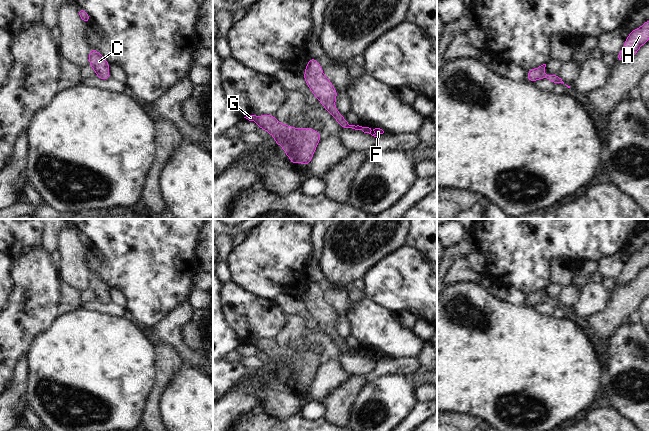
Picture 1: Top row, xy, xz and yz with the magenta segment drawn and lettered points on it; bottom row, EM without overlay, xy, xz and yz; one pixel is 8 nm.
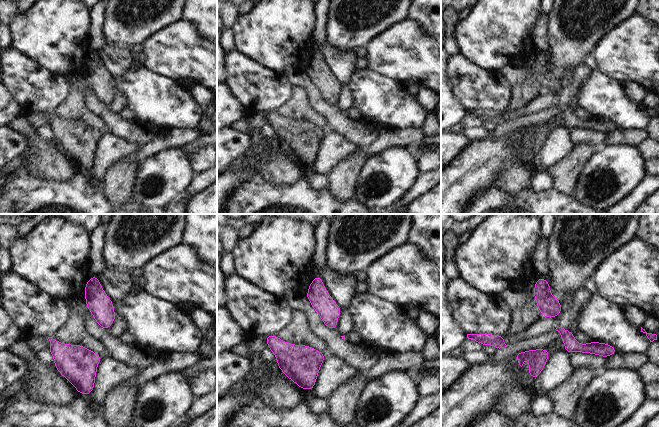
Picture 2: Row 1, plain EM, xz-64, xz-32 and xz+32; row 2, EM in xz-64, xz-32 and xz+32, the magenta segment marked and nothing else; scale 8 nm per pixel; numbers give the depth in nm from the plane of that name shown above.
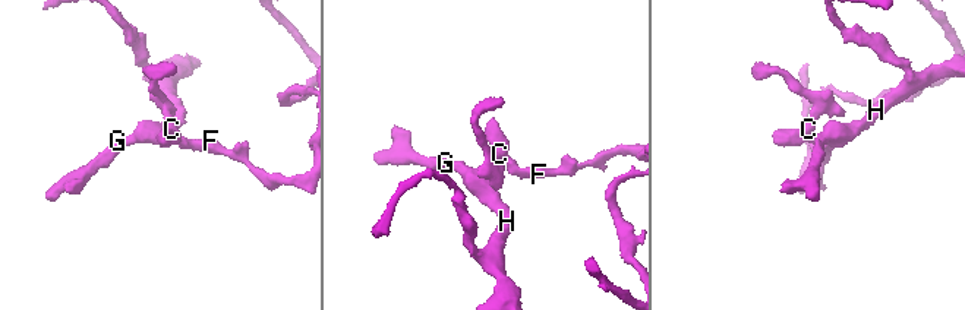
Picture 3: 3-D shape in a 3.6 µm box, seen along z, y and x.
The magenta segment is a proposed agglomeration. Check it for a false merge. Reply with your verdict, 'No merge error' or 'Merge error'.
No merge error.

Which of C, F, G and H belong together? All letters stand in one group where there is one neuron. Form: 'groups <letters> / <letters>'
groups C F G H

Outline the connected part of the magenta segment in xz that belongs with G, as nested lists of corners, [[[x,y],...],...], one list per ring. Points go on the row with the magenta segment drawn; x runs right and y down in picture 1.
[[[248,115],[244,117],[257,123],[260,129],[266,130],[275,138],[274,143],[280,145],[289,157],[291,164],[302,163],[309,166],[320,142],[320,131],[309,127],[295,128],[280,123],[275,115]]]

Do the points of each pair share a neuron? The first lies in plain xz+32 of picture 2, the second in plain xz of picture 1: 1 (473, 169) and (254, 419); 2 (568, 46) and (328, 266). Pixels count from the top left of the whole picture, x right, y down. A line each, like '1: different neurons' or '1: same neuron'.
1: different neurons
2: same neuron

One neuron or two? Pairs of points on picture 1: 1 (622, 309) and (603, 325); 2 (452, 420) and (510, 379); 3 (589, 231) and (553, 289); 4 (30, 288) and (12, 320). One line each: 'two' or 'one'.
1: one
2: two
3: two
4: one

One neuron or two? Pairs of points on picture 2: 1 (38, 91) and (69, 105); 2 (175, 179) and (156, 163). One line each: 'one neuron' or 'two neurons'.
1: two neurons
2: one neuron

